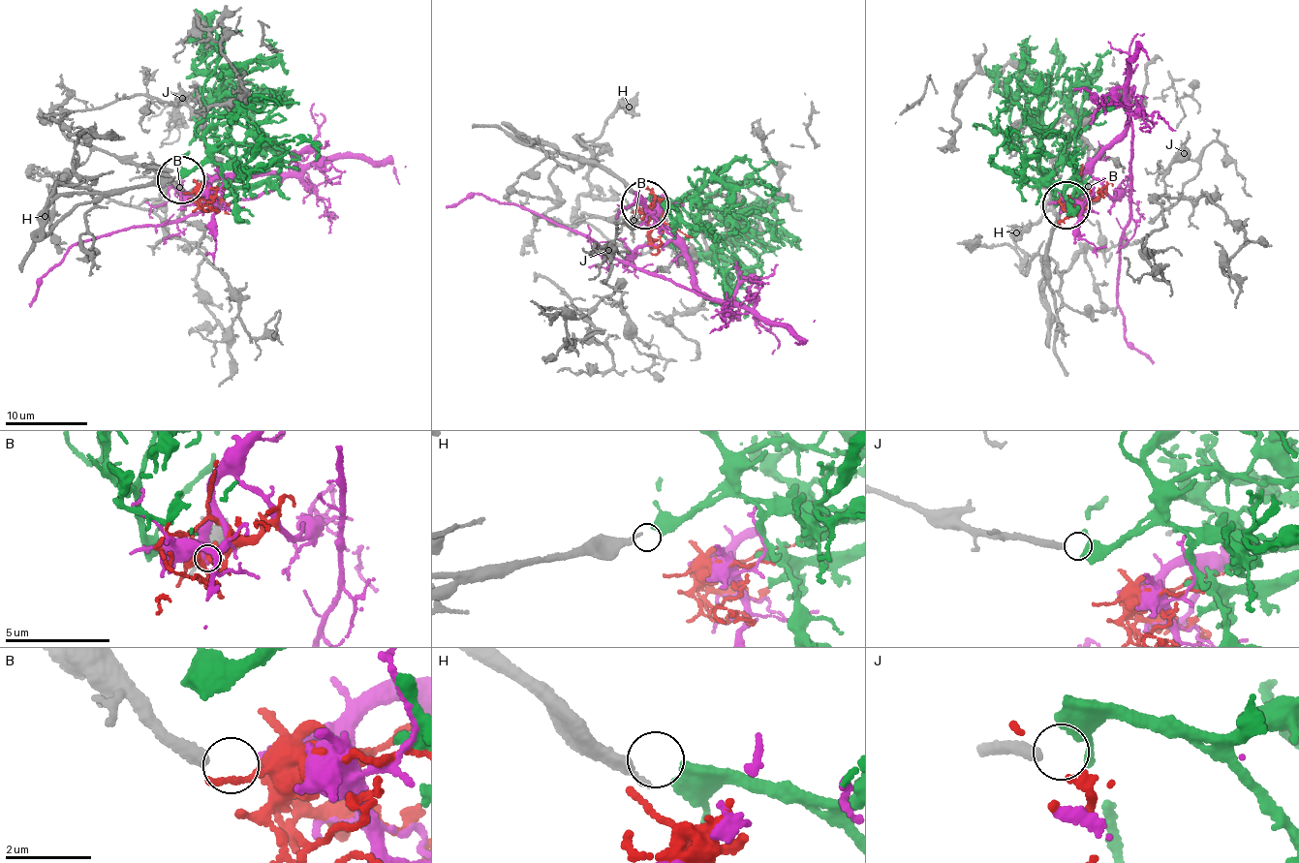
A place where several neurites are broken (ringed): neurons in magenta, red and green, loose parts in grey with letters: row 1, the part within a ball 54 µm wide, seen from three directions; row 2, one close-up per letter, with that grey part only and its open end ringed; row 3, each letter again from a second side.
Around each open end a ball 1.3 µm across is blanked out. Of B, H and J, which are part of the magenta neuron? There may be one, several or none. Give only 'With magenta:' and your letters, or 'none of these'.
With magenta: B

